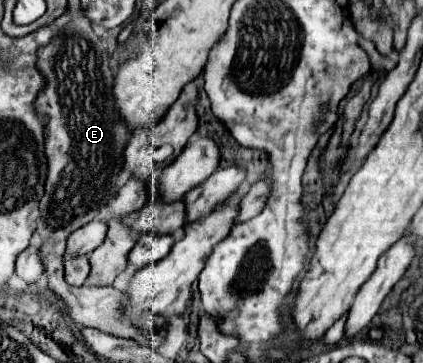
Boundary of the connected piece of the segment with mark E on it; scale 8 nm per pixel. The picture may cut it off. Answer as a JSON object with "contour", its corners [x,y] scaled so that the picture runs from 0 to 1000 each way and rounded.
{"contour":[[[173,47],[149,80],[130,91],[130,107],[111,118],[111,129],[92,135],[92,196],[106,212],[106,240],[92,251],[78,295],[83,306],[106,322],[111,344],[102,350],[106,372],[106,427],[111,427],[111,504],[106,504],[106,543],[92,554],[97,598],[87,603],[87,642],[102,653],[102,675],[92,680],[92,708],[106,736],[106,758],[116,763],[116,796],[154,835],[163,873],[196,901],[225,901],[258,923],[319,934],[329,945],[348,945],[352,956],[371,956],[381,939],[381,923],[366,923],[362,934],[333,923],[319,901],[305,890],[291,890],[281,879],[281,807],[267,791],[168,791],[149,769],[149,697],[154,669],[168,636],[206,620],[220,609],[239,576],[243,559],[253,559],[258,521],[272,515],[277,488],[291,460],[291,410],[305,388],[305,350],[281,328],[267,273],[262,273],[262,229],[267,229],[267,196],[258,185],[258,152],[248,129],[239,124],[239,107],[225,96],[215,58],[206,47]]]}

